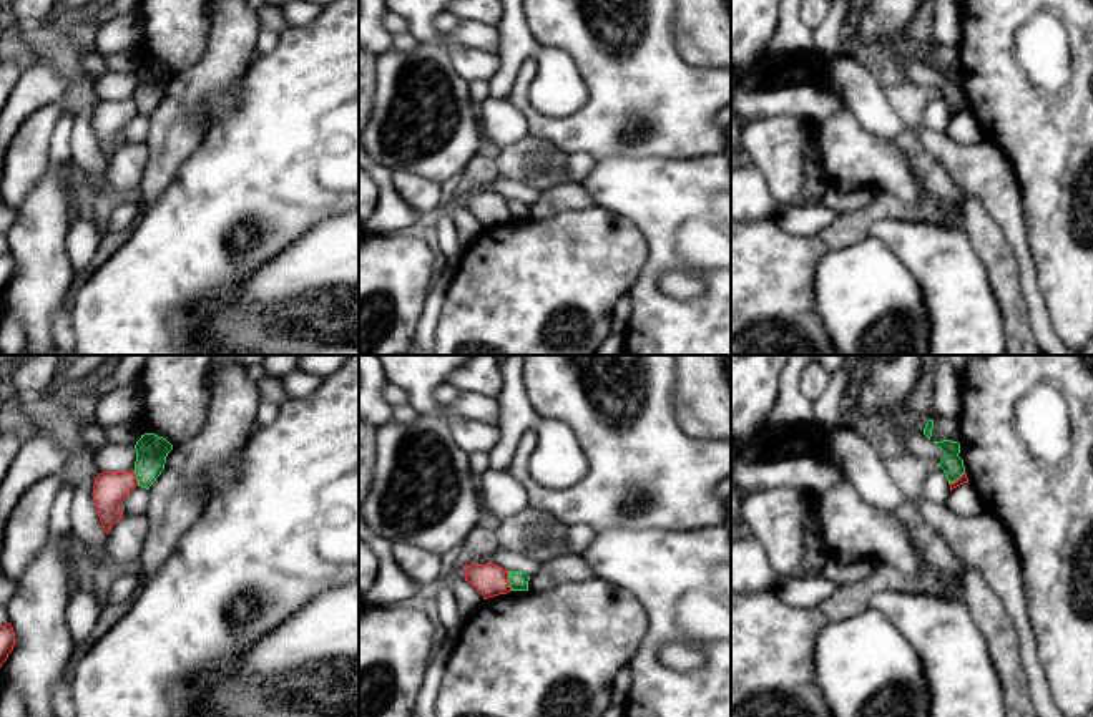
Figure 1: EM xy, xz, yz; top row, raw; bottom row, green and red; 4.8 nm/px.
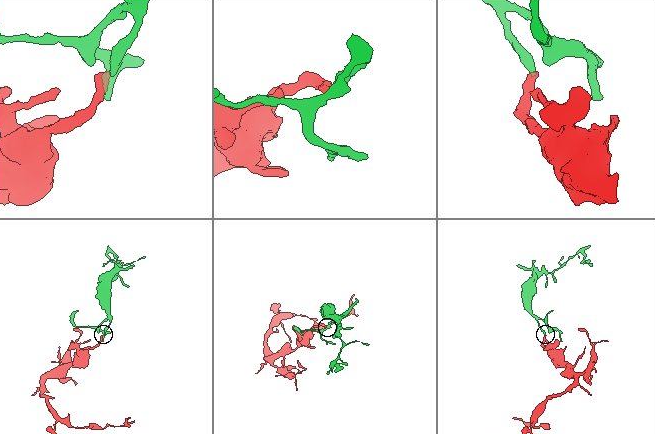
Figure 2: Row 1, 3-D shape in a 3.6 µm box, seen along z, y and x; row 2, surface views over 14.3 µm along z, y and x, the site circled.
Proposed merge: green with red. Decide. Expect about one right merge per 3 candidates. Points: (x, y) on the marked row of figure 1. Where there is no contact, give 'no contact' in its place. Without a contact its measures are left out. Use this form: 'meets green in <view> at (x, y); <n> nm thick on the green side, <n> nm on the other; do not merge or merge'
meets green in xz at (509, 581); 100 nm thick on the green side, 160 nm on the other; do not merge

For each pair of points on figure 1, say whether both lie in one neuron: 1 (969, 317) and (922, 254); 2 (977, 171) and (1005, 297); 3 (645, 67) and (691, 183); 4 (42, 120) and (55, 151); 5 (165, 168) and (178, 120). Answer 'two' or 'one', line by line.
1: one
2: two
3: two
4: two
5: one

